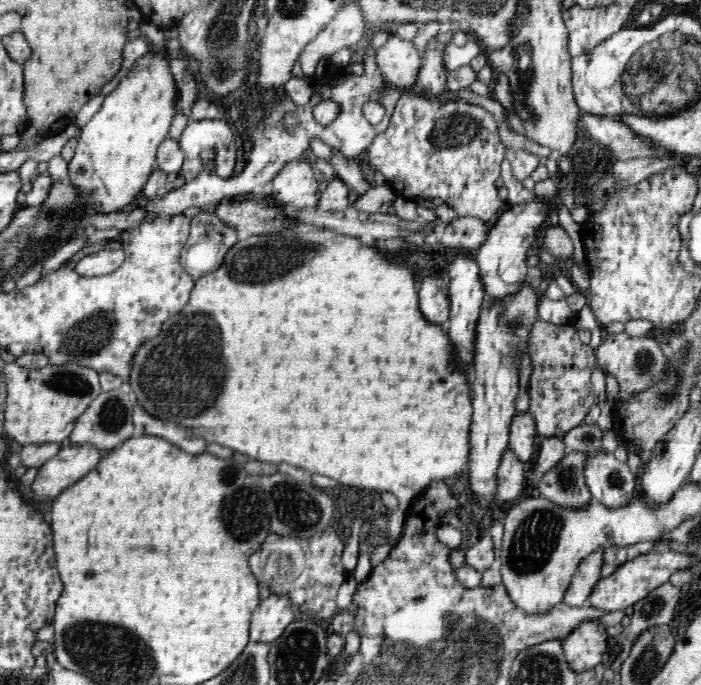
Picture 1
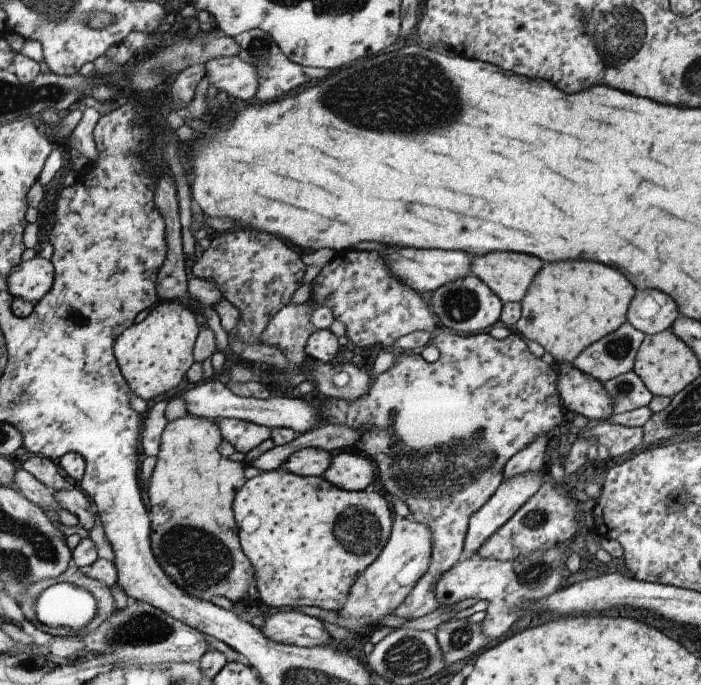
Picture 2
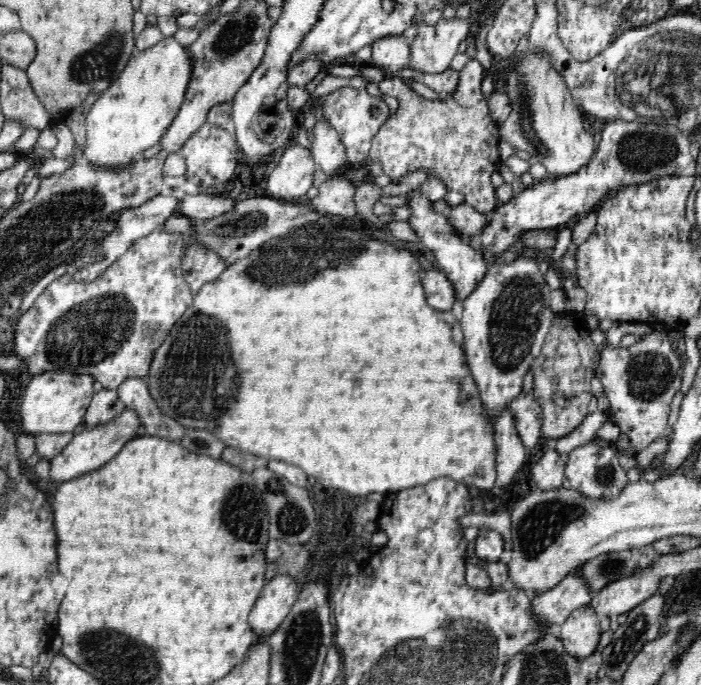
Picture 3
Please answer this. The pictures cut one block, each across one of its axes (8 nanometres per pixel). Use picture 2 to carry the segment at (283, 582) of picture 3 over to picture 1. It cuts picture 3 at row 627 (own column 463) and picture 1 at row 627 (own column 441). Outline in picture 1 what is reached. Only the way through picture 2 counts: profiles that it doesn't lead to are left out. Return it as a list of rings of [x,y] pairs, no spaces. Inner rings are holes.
[[[269,596],[258,604],[252,614],[249,626],[249,640],[252,642],[270,643],[277,640],[286,628],[296,620],[294,610],[291,609],[289,598]]]

